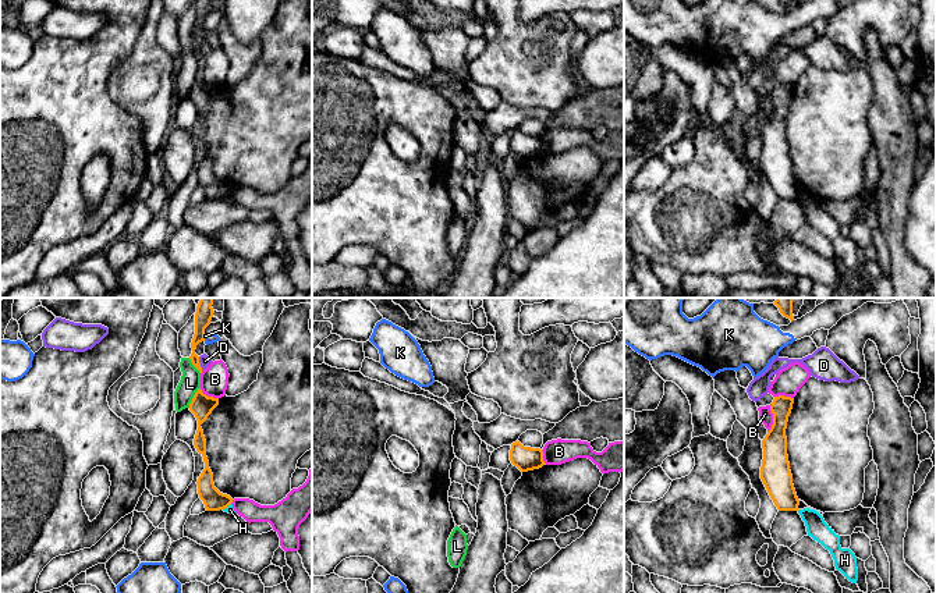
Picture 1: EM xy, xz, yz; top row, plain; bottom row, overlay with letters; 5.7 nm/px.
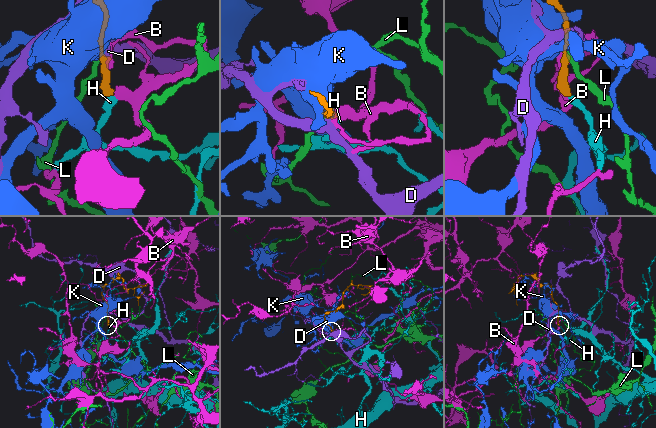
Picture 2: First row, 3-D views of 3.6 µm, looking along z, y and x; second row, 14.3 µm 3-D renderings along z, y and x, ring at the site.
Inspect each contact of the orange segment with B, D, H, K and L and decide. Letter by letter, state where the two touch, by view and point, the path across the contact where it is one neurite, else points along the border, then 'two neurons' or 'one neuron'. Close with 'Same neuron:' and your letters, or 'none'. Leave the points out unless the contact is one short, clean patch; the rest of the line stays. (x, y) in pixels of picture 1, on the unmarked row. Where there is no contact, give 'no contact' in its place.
B: yz (773, 106) | two neurons
D: xy (199, 52) | two neurons
H: xy (226, 195) | along xy (230, 191), (223, 198) | two neurons
K: xy (204, 27) | two neurons
L: xy (194, 85) | along xy (199, 75), (188, 95) | two neurons
Same neuron: none

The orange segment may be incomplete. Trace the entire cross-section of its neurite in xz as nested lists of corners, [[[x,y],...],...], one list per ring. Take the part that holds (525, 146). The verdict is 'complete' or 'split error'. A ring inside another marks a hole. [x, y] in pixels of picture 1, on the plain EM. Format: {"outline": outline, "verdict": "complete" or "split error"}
{"outline": [[[520,129],[511,132],[510,149],[521,160],[539,157],[545,153],[540,136],[524,135]]], "verdict": "complete"}

